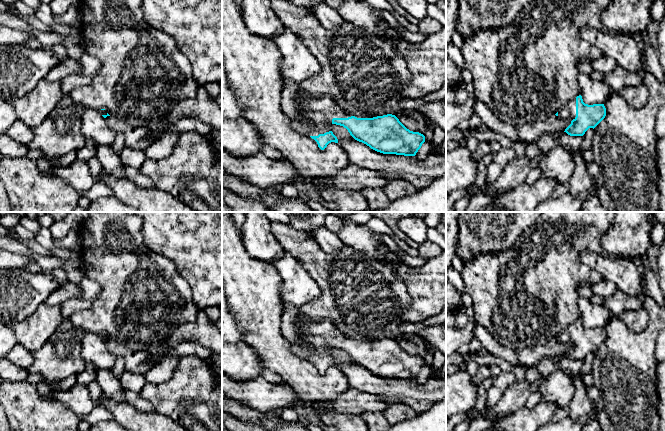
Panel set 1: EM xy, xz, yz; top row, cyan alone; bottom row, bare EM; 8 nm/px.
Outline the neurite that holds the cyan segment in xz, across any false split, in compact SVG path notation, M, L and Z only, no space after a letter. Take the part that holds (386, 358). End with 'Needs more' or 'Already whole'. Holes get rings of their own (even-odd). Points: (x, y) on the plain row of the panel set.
M284 301L282 302L281 331L283 336L295 345L294 353L314 363L321 374L324 374L331 366L338 367L337 361L329 352L331 348L343 350L355 364L383 378L415 380L425 366L423 358L407 353L395 339L387 338L373 342L351 340L345 337L331 321L317 321L301 315L298 306Z. Needs more

